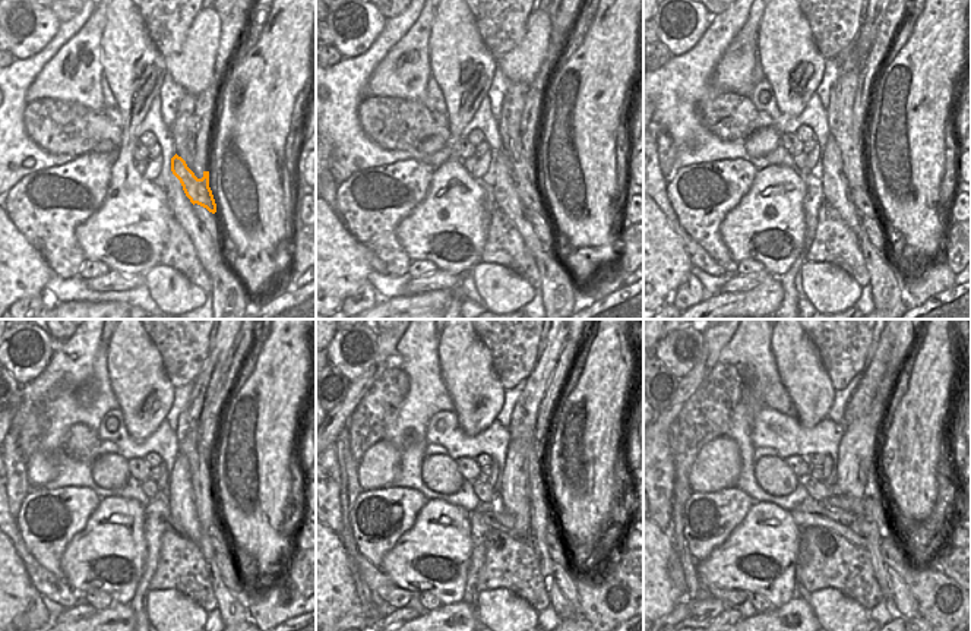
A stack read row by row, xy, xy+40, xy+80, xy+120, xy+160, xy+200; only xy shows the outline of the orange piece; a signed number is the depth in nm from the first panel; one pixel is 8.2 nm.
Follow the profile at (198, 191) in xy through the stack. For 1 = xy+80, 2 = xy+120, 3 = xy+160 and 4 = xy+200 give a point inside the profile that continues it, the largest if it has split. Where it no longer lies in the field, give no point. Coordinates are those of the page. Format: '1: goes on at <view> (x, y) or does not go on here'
1: goes on at xy+80 (857, 176)
2: goes on at xy+120 (205, 495)
3: goes on at xy+160 (606, 602)
4: goes on at xy+200 (941, 600)

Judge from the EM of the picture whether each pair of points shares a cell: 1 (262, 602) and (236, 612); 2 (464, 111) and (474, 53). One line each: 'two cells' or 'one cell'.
1: two cells
2: one cell

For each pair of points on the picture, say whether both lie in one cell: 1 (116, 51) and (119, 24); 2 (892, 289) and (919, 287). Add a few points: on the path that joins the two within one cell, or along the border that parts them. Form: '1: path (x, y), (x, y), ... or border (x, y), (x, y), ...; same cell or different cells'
1: path (119, 44), (119, 31); same cell
2: border (901, 280), (904, 289); different cells

